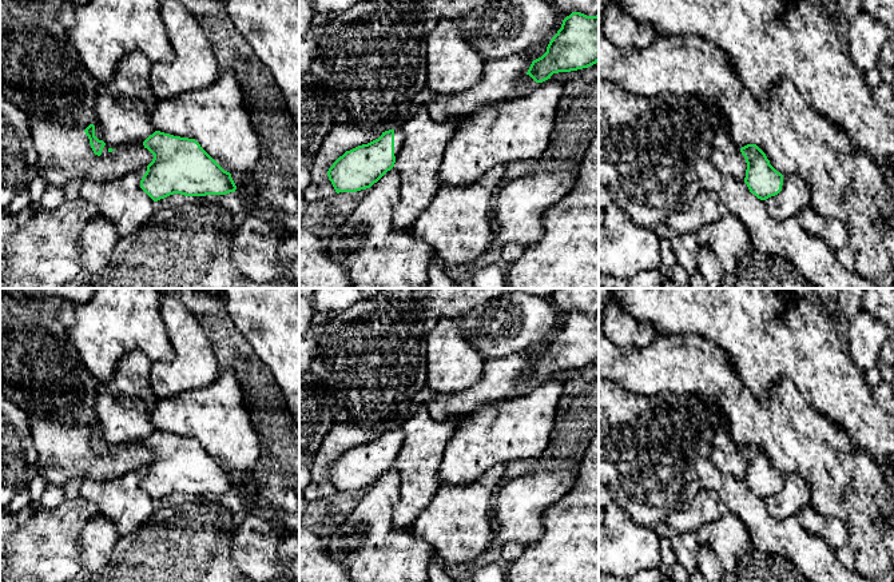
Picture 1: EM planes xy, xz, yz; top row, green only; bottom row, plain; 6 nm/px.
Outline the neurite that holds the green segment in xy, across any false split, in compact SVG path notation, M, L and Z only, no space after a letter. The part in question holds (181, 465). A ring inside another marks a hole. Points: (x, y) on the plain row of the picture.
M155 430L143 441L152 454L152 461L140 479L140 487L158 501L174 493L184 495L226 494L235 491L231 473L225 470L195 438L174 435Z

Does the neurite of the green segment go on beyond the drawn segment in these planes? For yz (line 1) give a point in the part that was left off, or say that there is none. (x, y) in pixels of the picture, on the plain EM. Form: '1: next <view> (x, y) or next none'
1: next none

